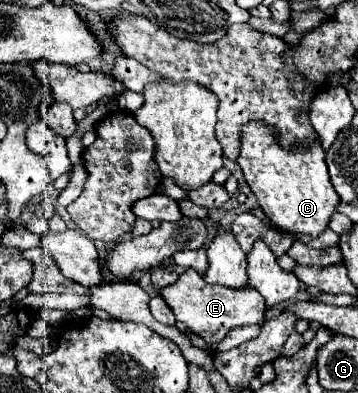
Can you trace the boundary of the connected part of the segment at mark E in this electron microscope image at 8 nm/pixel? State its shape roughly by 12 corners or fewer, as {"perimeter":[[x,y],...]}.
{"perimeter":[[196,270],[158,292],[210,346],[268,306],[250,286],[208,286]]}

